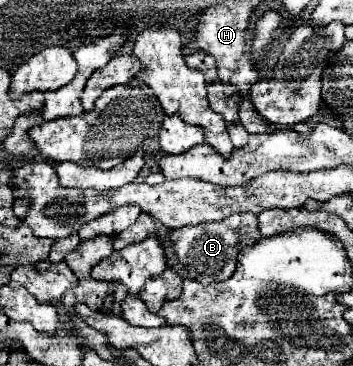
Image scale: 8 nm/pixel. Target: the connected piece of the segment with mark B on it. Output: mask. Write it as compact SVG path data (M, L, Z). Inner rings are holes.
M235 213L223 221L211 221L211 223L173 229L169 231L169 239L179 263L187 269L189 277L203 285L209 285L209 283L229 279L235 273L239 251L245 245L259 241L261 235L257 229L257 217L253 213Z

